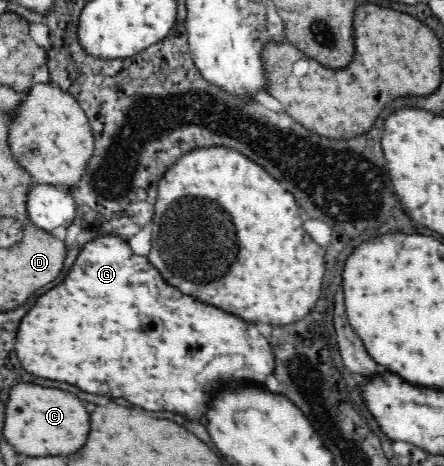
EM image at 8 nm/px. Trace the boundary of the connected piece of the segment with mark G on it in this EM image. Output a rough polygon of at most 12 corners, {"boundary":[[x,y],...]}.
{"boundary":[[86,243],[22,320],[26,370],[206,418],[274,374],[256,326]]}

